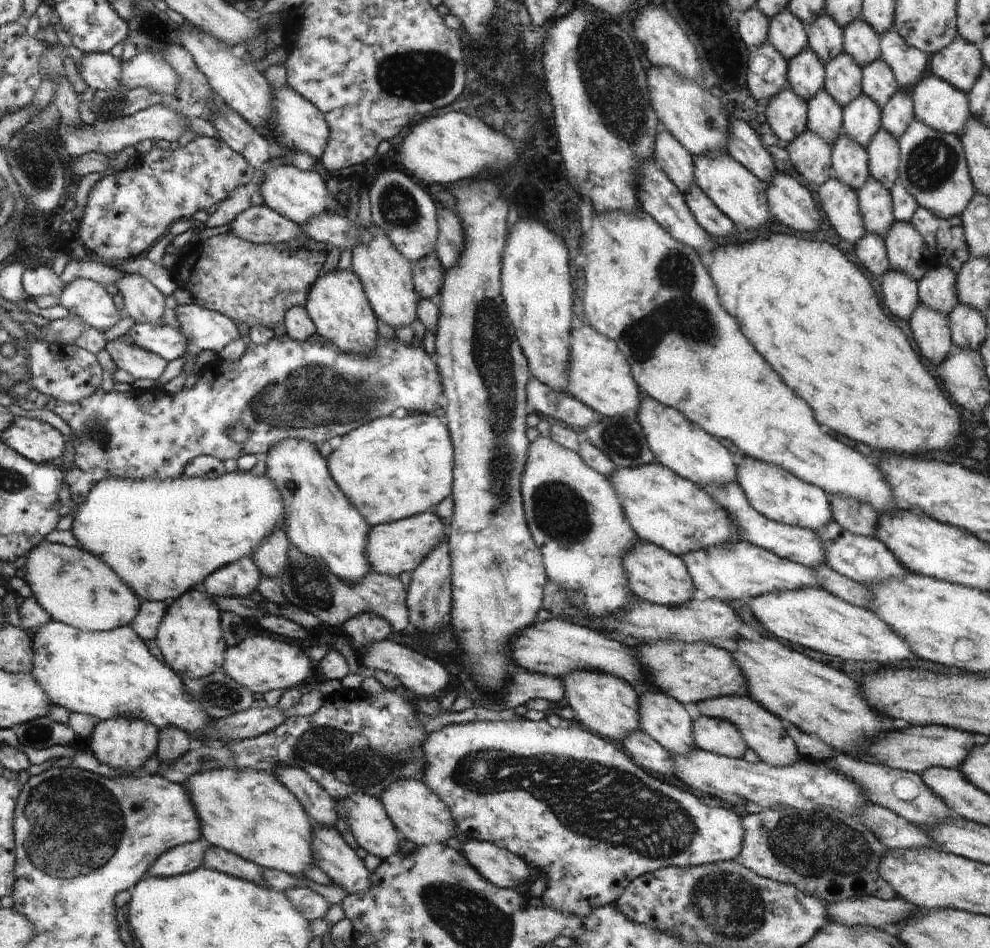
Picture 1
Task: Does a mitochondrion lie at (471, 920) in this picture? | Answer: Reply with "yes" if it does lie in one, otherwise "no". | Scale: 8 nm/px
yes

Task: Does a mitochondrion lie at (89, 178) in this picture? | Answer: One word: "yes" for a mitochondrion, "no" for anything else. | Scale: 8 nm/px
no

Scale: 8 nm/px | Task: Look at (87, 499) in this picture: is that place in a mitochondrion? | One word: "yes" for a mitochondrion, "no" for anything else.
no

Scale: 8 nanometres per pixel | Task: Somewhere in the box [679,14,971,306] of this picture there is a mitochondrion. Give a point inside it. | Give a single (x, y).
(931, 165)

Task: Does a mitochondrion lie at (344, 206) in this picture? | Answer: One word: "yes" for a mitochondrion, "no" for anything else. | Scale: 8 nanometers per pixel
no

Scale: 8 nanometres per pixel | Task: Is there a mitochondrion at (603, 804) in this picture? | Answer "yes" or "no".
yes

